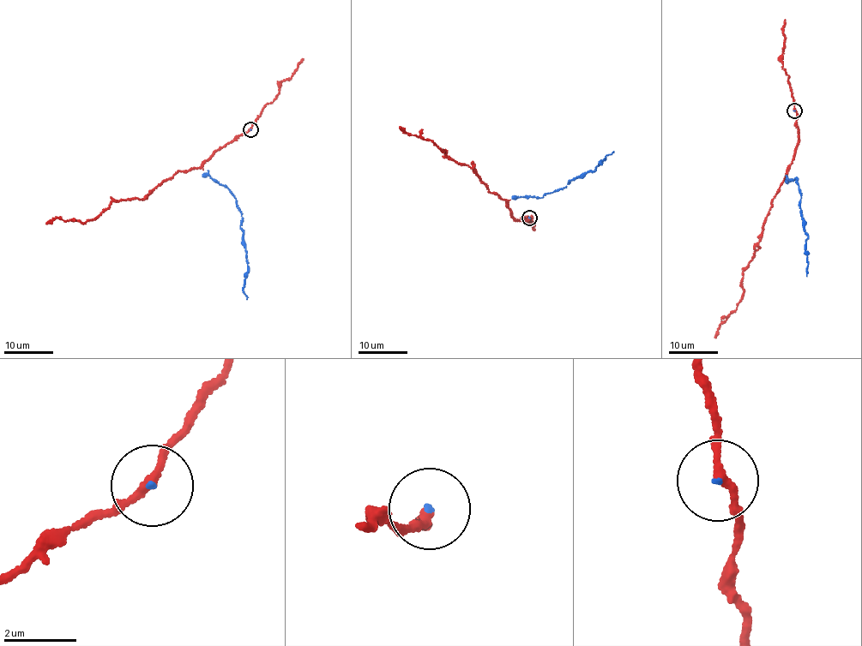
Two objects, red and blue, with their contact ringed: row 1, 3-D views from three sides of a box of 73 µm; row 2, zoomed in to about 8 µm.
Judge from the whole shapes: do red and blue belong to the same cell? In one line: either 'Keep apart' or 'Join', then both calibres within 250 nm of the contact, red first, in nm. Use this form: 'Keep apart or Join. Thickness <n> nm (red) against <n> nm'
Join. Thickness 200 nm (red) against 60 nm

